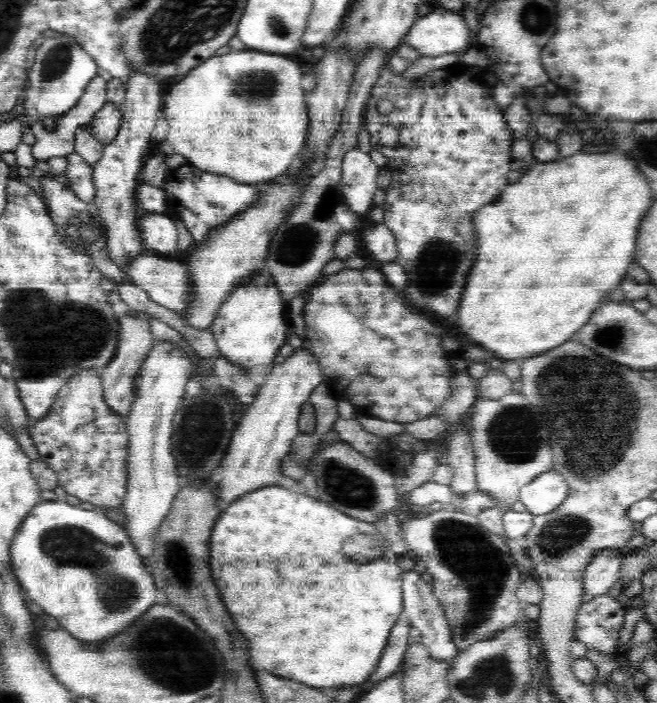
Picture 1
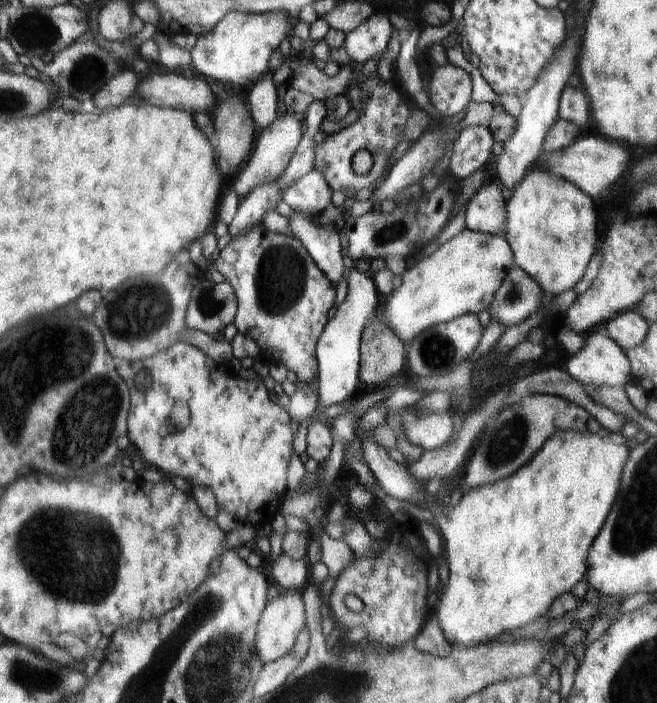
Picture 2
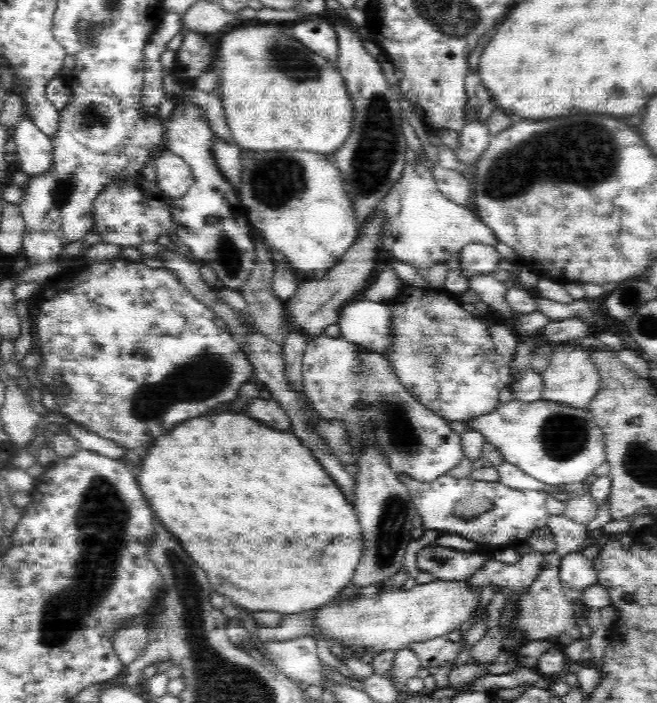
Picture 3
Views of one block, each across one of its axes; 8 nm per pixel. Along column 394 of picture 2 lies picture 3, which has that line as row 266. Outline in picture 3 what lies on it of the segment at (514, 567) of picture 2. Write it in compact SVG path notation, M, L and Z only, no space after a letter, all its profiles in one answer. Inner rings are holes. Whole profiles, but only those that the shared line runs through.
M477 242L466 245L460 252L462 276L468 278L498 270L498 262L501 261L502 257L496 248Z

